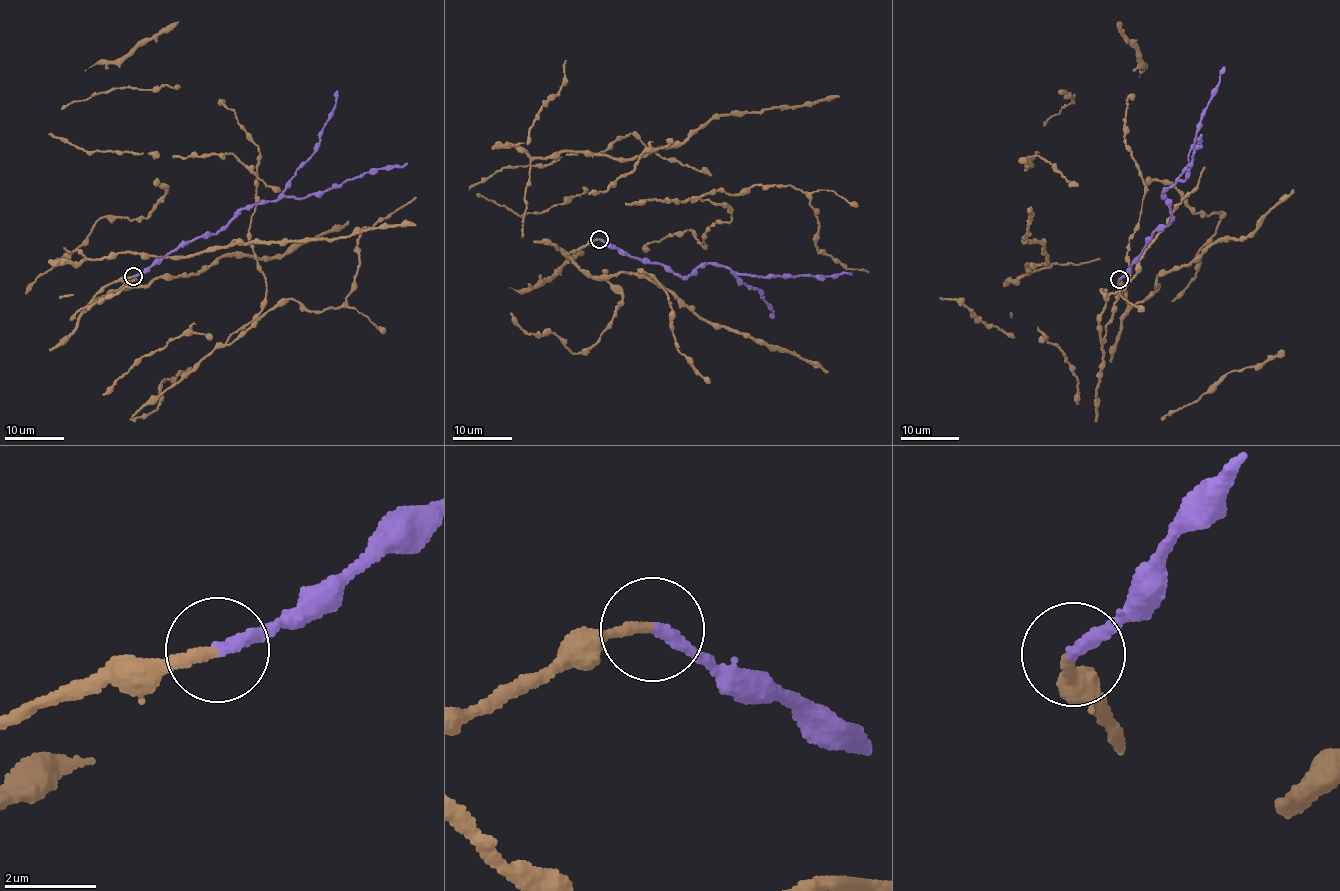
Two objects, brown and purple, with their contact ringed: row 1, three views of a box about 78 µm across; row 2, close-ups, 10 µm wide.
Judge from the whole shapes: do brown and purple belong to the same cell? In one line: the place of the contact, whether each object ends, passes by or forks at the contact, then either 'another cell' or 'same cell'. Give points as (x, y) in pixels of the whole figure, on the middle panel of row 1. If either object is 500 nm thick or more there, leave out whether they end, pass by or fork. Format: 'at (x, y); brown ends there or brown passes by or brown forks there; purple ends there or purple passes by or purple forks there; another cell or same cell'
at (599, 239); brown ends there; purple ends there; same cell

